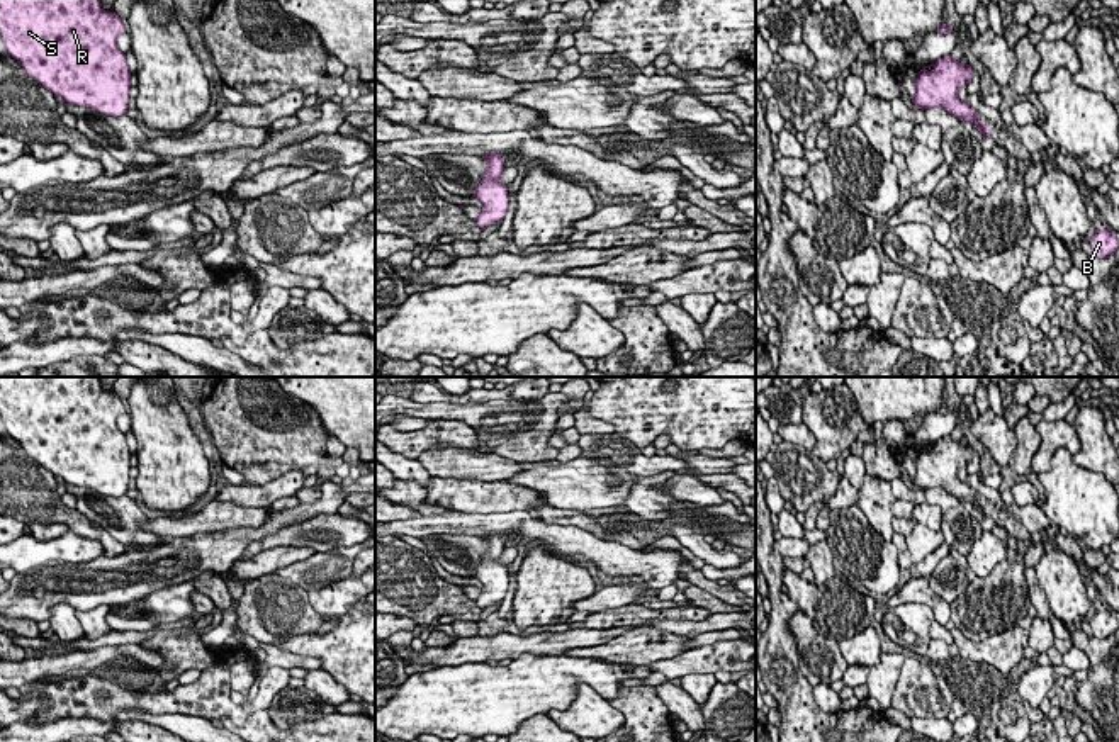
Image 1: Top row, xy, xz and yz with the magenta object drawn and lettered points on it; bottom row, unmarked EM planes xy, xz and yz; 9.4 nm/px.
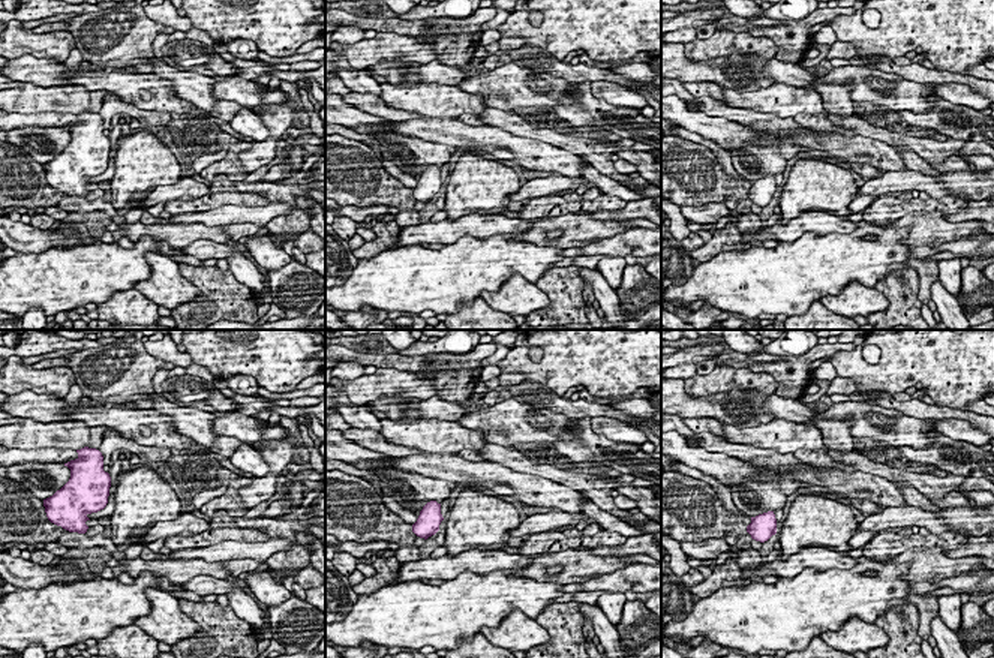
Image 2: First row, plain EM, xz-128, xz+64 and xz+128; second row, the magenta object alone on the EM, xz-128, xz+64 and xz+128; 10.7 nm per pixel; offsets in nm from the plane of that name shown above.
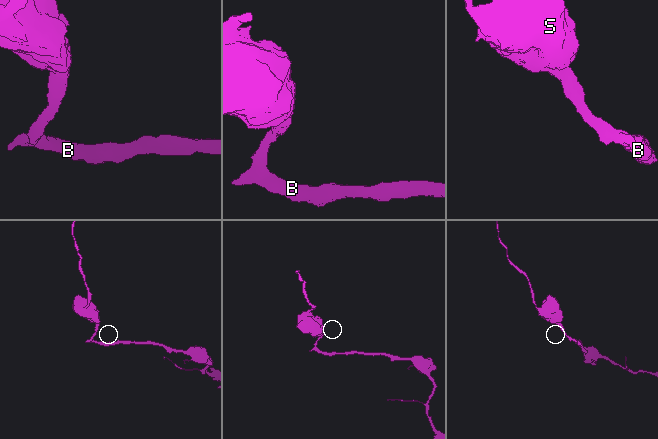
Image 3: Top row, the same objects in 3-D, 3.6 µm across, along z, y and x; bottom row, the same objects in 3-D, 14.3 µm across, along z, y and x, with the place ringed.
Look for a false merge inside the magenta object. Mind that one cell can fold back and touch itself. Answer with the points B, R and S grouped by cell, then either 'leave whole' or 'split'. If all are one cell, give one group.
B R S | leave whole

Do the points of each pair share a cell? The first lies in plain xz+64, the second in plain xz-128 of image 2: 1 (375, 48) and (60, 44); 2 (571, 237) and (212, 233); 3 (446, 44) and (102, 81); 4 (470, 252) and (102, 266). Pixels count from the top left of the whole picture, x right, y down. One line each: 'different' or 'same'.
1: same
2: same
3: different
4: same

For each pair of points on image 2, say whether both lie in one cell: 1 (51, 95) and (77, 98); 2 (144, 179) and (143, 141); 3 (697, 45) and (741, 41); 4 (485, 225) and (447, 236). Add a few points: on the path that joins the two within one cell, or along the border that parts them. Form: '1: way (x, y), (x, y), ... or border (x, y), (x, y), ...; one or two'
1: way (57, 98), (71, 98); one
2: way (143, 170), (143, 150); one
3: way (708, 45), (730, 42); one
4: way (476, 225), (456, 228); one

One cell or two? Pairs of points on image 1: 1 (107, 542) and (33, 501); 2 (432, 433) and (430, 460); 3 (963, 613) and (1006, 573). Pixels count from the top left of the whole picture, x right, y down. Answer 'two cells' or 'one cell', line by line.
1: one cell
2: two cells
3: one cell

